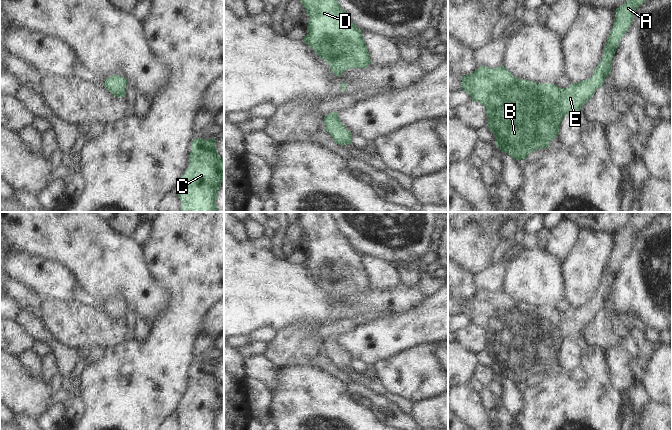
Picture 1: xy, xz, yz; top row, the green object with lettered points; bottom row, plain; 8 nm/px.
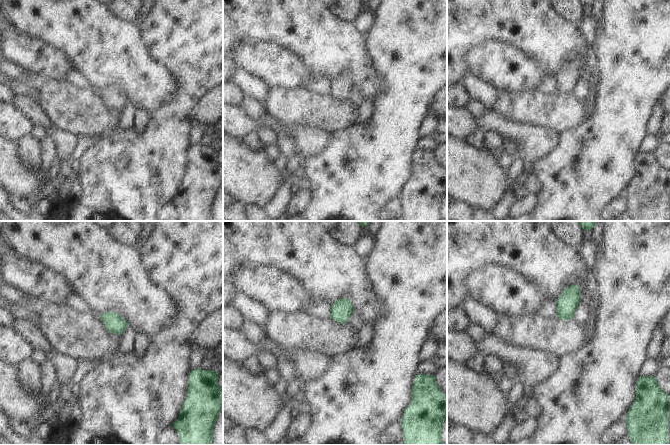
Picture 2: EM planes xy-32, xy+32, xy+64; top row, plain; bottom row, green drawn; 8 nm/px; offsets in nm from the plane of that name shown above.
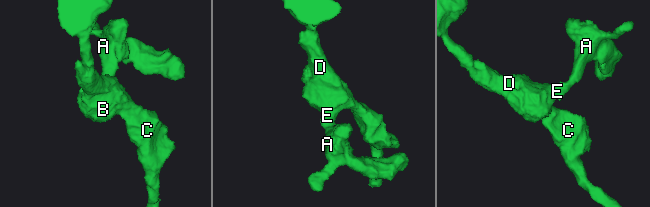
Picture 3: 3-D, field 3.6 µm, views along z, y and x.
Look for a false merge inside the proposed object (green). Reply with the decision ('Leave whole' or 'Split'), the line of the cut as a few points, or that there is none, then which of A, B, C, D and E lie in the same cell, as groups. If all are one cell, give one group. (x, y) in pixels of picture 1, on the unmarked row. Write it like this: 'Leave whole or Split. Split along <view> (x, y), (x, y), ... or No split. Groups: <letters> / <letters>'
Leave whole. No split. Groups: A B C D E.

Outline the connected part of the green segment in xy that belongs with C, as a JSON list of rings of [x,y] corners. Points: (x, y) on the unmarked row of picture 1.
[[[195,362],[191,367],[189,391],[176,414],[181,430],[216,430],[224,403],[224,384],[217,377],[215,362]]]

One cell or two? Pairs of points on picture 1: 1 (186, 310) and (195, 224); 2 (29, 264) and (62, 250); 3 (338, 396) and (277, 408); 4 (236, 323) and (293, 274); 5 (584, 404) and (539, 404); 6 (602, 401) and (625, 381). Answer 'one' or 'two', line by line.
1: one
2: two
3: one
4: one
5: one
6: two

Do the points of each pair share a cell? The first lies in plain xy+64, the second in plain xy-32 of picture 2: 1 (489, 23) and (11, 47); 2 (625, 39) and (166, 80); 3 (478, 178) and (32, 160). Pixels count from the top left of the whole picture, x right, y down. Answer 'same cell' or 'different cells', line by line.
1: different cells
2: different cells
3: different cells

